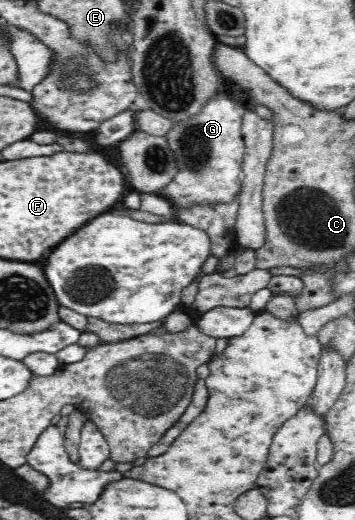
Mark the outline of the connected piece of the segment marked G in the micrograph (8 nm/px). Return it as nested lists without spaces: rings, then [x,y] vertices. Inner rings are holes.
[[[225,90],[211,98],[197,114],[174,122],[166,139],[178,168],[171,182],[162,188],[174,204],[189,208],[193,204],[229,204],[242,189],[242,162],[246,151],[242,139],[242,118],[246,106]]]

